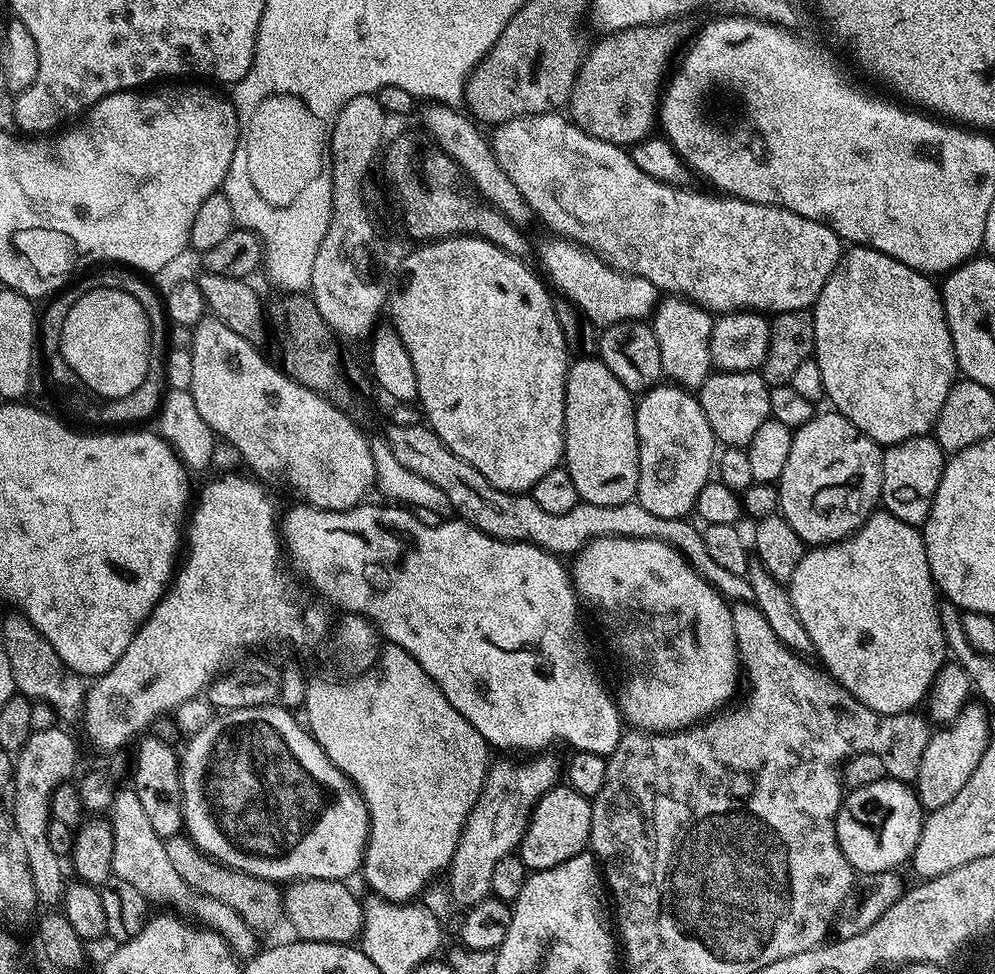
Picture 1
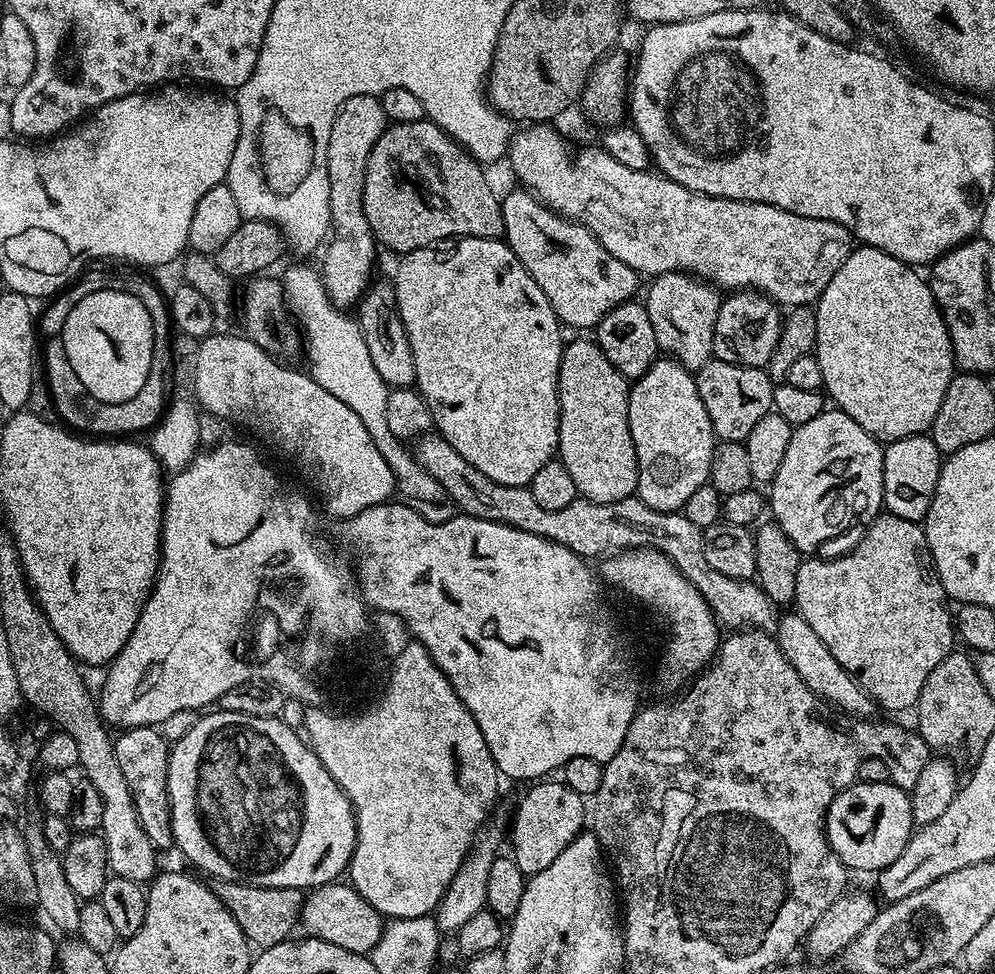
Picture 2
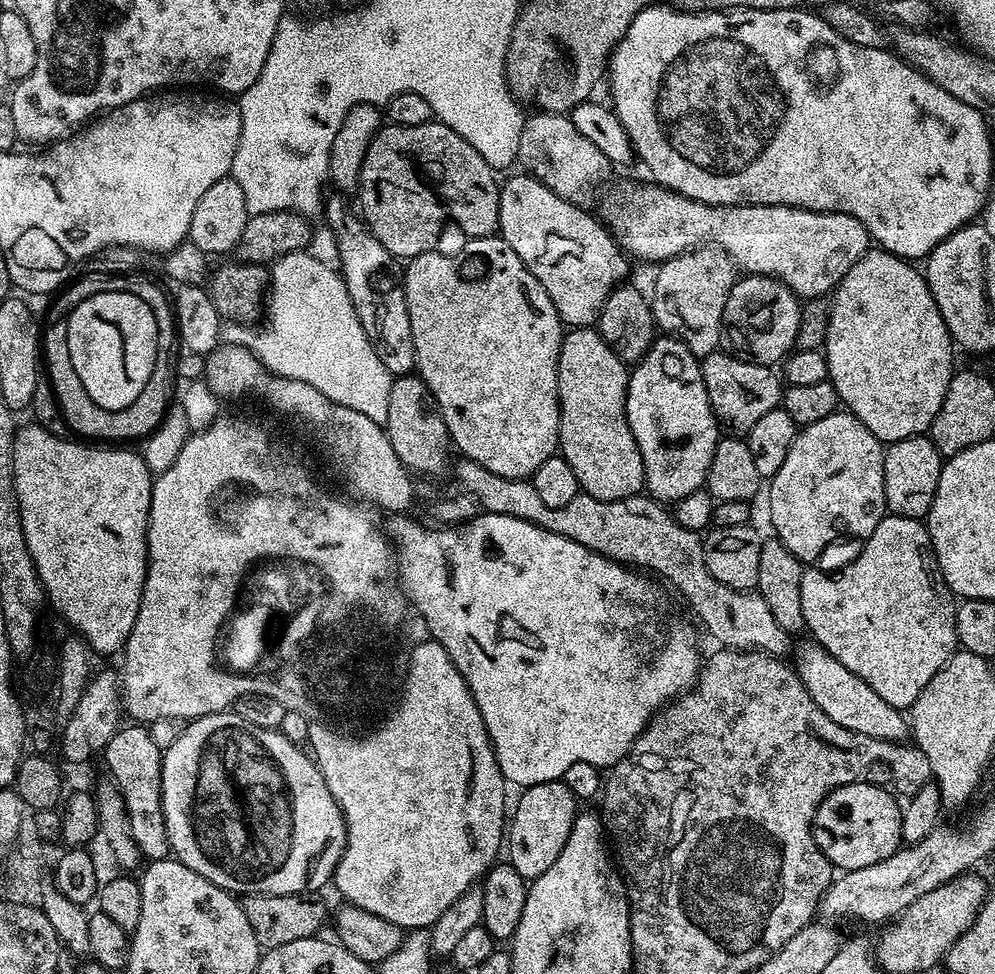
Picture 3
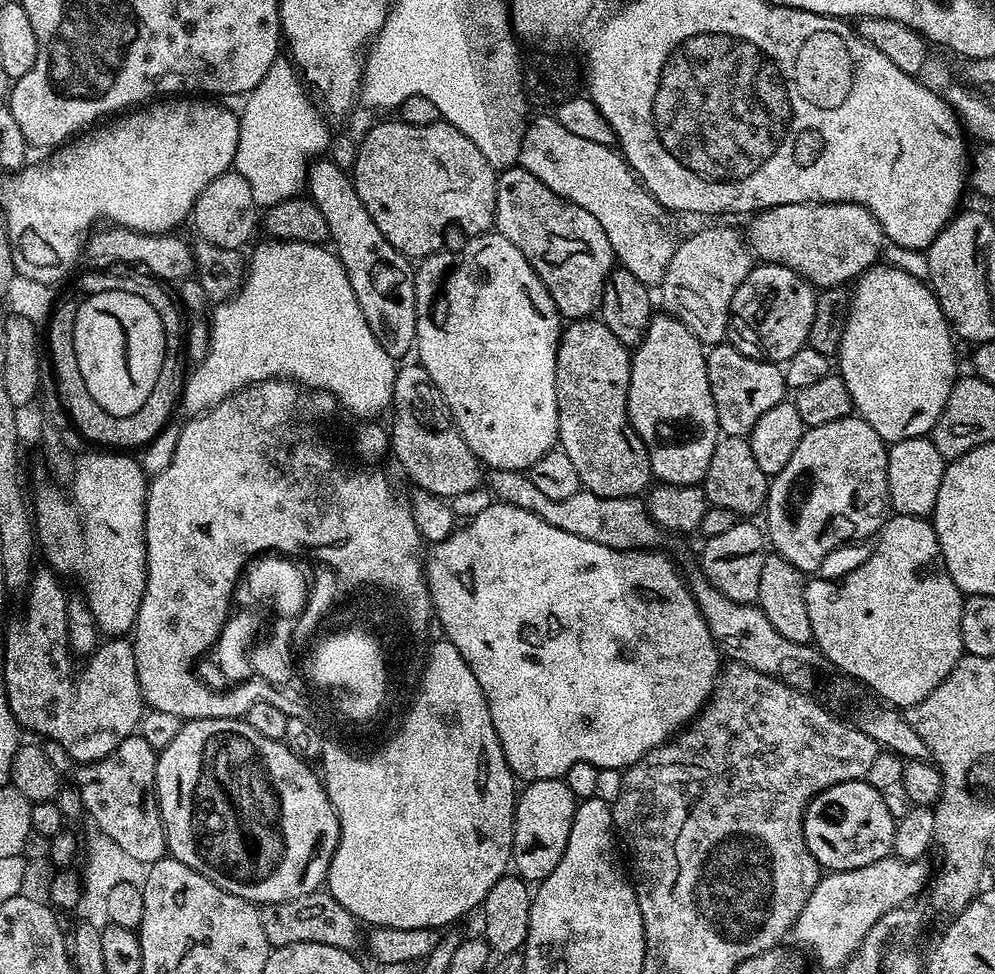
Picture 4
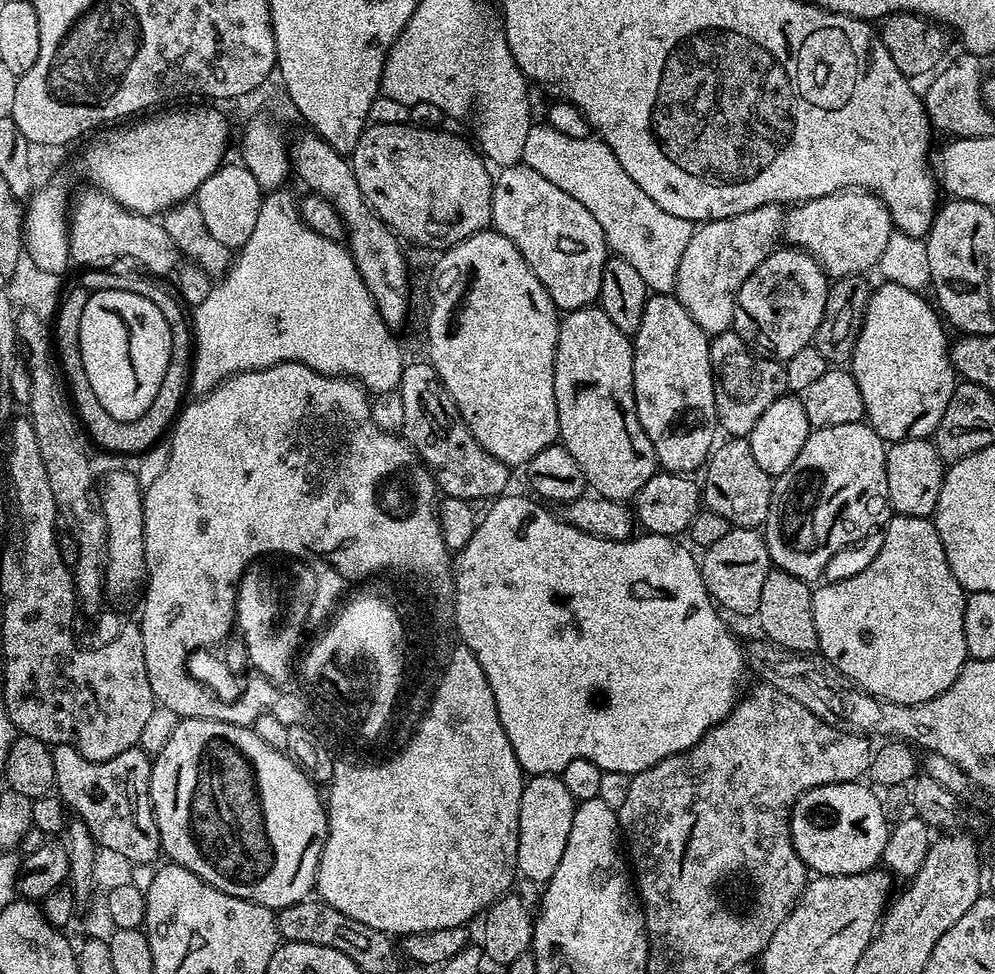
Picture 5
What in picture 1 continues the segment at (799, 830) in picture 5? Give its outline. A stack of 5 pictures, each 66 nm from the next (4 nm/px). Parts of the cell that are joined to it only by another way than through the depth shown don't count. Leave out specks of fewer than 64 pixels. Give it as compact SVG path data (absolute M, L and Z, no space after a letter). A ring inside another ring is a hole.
M885 778L870 786L853 788L845 795L840 813L836 816L836 837L838 846L857 873L873 876L879 872L891 872L899 869L899 864L907 865L912 859L912 852L918 846L920 831L924 825L925 809L920 807L920 799L915 791L903 780Z

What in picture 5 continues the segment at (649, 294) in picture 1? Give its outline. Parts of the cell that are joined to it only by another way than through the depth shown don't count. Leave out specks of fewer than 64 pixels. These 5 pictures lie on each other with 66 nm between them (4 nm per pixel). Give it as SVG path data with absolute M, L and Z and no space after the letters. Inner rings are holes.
M518 163L495 173L491 227L514 242L561 313L567 314L599 301L602 270L610 255L602 226L577 199L542 178L536 170Z

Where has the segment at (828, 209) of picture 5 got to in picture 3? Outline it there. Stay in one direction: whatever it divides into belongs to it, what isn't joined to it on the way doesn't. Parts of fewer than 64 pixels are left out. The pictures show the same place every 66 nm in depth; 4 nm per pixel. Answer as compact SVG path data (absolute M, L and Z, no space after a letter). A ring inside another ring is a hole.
M655 182L647 183L628 184L618 189L605 204L605 217L602 218L620 246L629 255L636 255L642 260L663 262L694 248L715 246L732 257L741 273L781 280L801 298L824 298L870 248L867 230L858 218L850 218L850 214L811 212L805 208L792 208L789 204L703 204L662 188Z

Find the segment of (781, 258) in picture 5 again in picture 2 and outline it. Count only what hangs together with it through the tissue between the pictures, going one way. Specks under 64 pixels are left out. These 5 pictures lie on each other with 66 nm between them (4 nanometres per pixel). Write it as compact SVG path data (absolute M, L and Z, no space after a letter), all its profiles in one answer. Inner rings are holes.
M755 290L733 291L720 302L718 322L714 322L713 357L738 366L767 369L771 355L779 344L781 327L782 308L775 300Z

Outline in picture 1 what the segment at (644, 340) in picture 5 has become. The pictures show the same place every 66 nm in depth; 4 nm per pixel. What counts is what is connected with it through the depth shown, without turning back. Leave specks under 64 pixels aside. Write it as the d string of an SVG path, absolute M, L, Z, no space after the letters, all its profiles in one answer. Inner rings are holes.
M661 382L643 393L636 406L640 477L636 500L658 518L685 519L714 472L718 441L702 414L699 399L675 382Z

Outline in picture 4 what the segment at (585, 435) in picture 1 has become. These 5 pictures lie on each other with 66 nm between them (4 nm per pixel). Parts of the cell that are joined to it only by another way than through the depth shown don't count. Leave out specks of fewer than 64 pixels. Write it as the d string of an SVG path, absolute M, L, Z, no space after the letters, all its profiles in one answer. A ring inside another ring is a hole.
M574 320L561 331L560 345L556 351L556 393L560 427L558 444L569 456L570 463L578 470L581 485L602 498L639 497L654 480L650 454L628 417L631 369L630 350L622 342L618 342L618 338L614 338L610 326L606 326L603 320Z

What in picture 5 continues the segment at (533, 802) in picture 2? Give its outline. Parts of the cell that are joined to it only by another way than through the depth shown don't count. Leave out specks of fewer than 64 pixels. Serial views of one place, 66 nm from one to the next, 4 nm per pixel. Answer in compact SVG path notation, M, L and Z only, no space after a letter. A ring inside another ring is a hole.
M559 775L532 776L525 779L522 806L518 810L518 858L516 871L521 877L532 879L539 886L547 884L558 870L566 842L570 842L570 826L574 826L577 800L561 782Z

